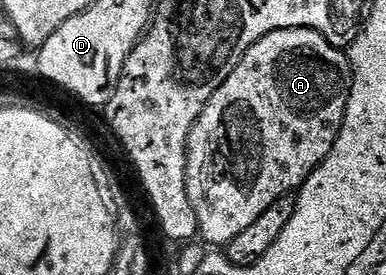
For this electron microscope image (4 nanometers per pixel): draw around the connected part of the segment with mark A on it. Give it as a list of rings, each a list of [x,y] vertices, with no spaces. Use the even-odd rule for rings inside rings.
[[[279,29],[270,35],[263,37],[258,43],[246,51],[244,58],[230,71],[226,83],[214,91],[214,95],[206,103],[202,115],[194,123],[194,127],[188,136],[188,158],[186,159],[186,191],[190,199],[190,207],[194,207],[194,215],[198,219],[199,240],[209,241],[212,245],[226,247],[234,235],[239,235],[241,231],[246,231],[266,207],[270,207],[278,199],[295,194],[300,186],[304,184],[312,172],[317,169],[330,155],[334,143],[340,134],[340,128],[346,115],[348,106],[348,90],[352,87],[352,67],[350,57],[343,48],[332,45],[320,33],[315,33],[312,29]]]

